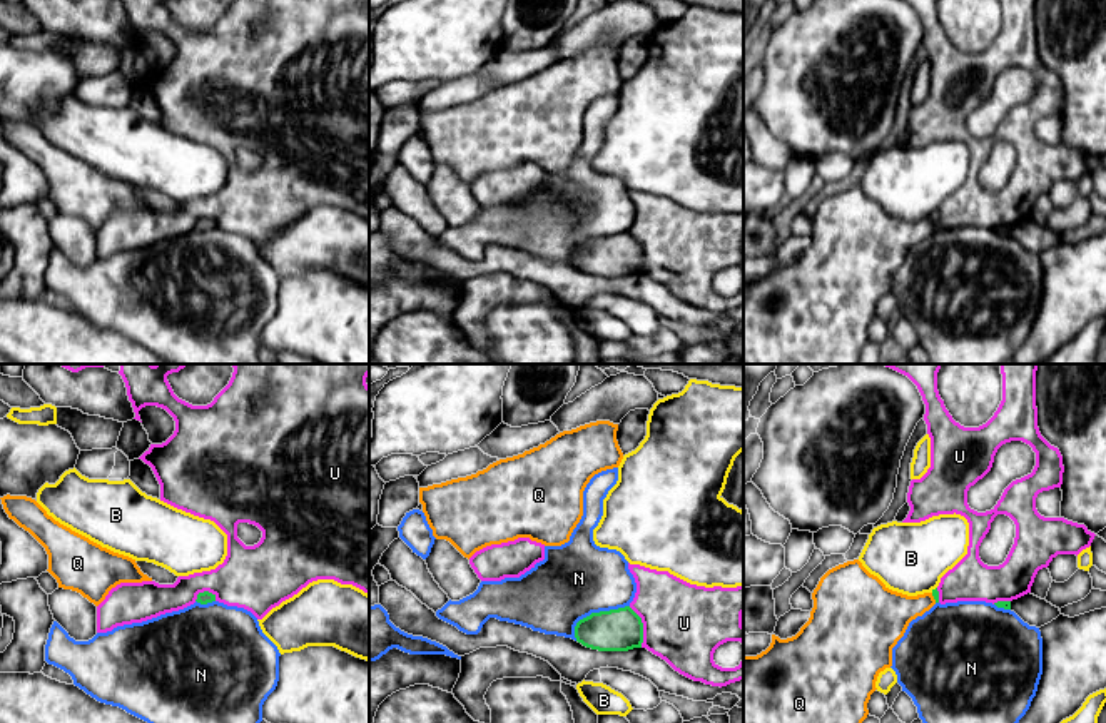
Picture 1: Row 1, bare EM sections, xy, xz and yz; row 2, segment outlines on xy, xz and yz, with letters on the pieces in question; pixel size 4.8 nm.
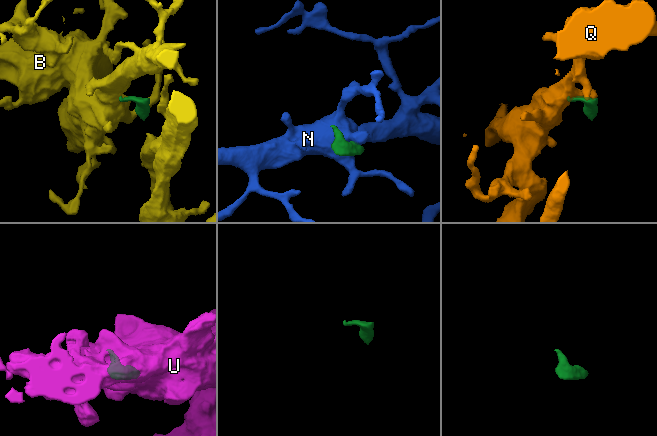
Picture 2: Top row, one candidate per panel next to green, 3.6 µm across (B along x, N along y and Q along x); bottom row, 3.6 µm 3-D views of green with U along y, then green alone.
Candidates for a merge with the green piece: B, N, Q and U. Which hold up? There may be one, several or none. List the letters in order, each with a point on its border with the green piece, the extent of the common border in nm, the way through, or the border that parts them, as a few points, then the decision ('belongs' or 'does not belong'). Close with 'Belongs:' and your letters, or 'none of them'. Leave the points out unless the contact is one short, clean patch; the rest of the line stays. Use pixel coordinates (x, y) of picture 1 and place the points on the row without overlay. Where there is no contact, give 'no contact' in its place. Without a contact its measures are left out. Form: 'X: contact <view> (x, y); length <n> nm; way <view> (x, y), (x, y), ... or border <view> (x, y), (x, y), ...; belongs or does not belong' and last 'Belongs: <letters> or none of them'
B: contact yz (933, 216); length 40 nm; border yz (936, 212), (931, 217); does not belong
N: contact xz (593, 239); length 320 nm; does not belong
Q: contact yz (934, 224); length 50 nm; border yz (931, 219), (936, 227); does not belong
U: contact xz (642, 252); length 220 nm; does not belong
Belongs: none of them

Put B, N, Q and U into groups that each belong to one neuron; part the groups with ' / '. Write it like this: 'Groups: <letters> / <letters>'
Groups: B / N / Q / U

